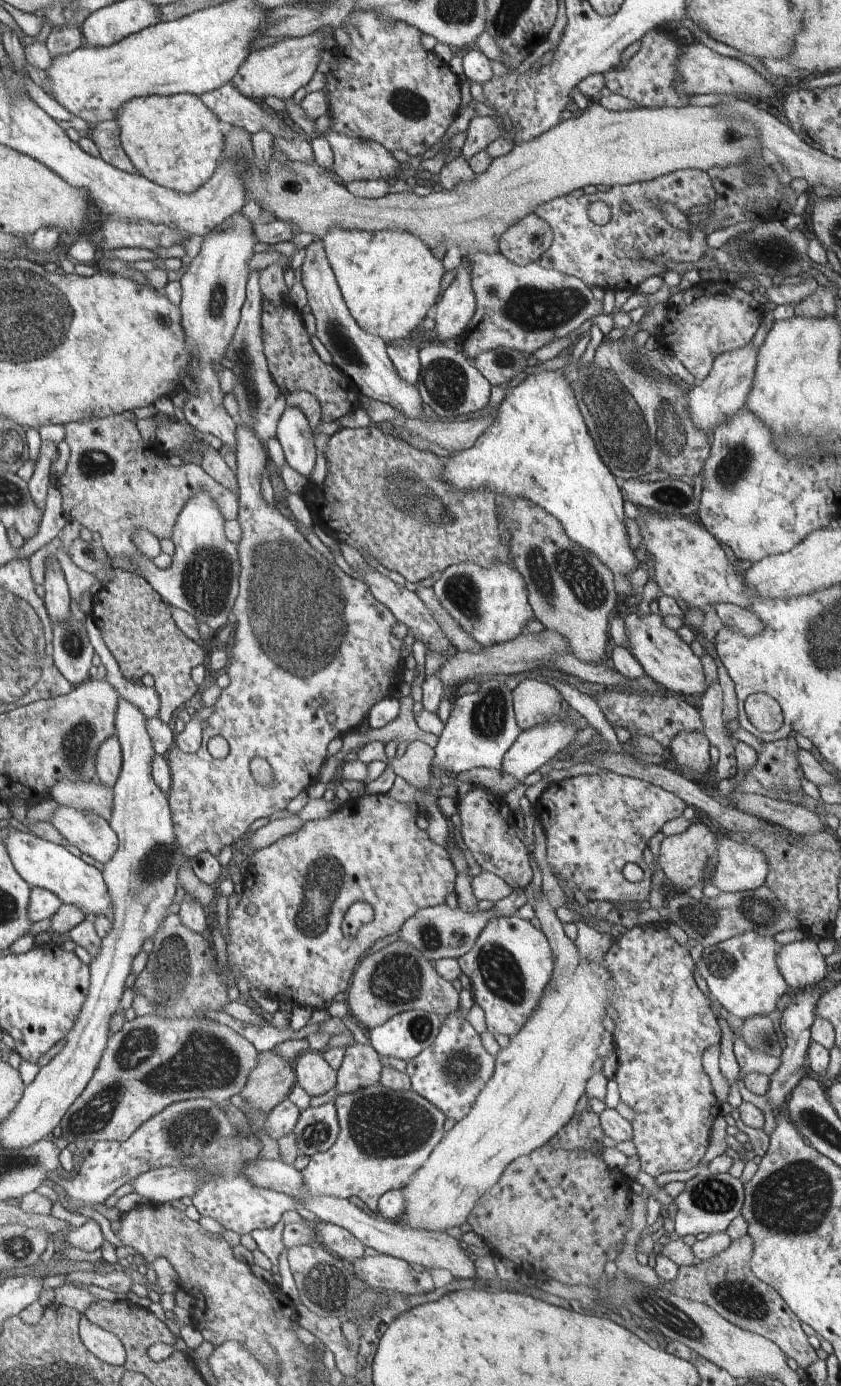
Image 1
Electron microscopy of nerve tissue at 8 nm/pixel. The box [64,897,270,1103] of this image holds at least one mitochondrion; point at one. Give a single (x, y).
(169, 980)

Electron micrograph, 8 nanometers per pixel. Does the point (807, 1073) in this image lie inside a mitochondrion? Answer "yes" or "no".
no

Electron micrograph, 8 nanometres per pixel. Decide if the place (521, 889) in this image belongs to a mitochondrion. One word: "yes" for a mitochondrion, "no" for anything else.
no

